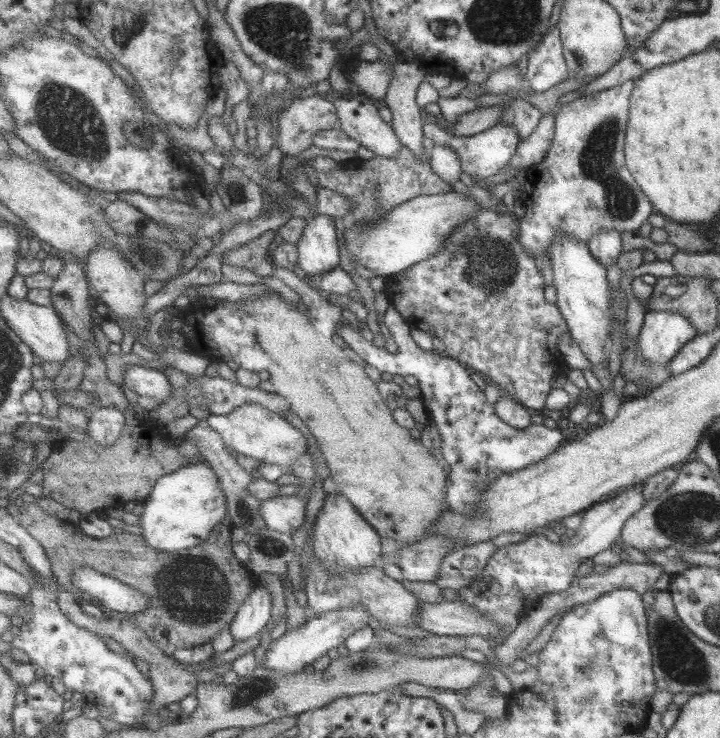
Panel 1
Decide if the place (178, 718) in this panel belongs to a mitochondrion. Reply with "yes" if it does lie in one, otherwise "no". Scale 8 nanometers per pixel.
no

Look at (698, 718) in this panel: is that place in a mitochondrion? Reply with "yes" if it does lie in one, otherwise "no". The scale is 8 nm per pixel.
no

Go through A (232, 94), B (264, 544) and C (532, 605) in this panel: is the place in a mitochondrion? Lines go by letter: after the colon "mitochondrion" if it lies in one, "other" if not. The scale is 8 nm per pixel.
A: other
B: mitochondrion
C: other

